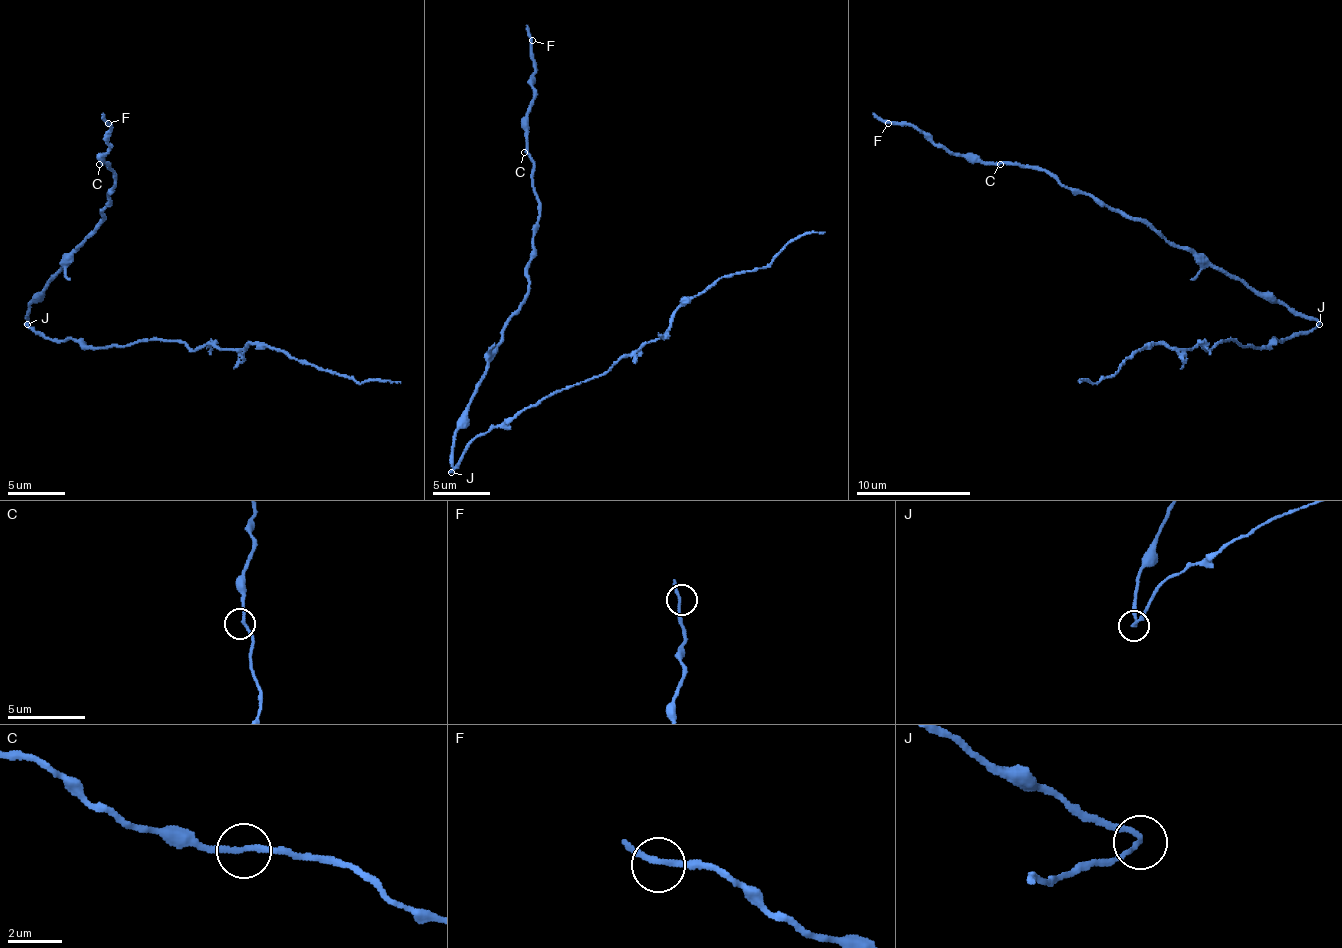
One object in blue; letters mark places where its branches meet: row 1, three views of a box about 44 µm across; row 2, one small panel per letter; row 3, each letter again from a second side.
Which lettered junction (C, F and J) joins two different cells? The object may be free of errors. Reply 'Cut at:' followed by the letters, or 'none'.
Cut at: J

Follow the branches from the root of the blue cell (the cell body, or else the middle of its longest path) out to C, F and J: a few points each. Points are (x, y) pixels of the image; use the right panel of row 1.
C: (1293, 313), (1238, 279), (1204, 267), (1141, 221), (1100, 207), (1083, 192), (1072, 192), (1043, 169), (1000, 164)
F: (1293, 313), (1238, 279), (1204, 267), (1141, 221), (1072, 192), (1043, 169), (968, 161), (911, 126), (888, 123)
J: (1293, 313), (1304, 313), (1319, 325)

